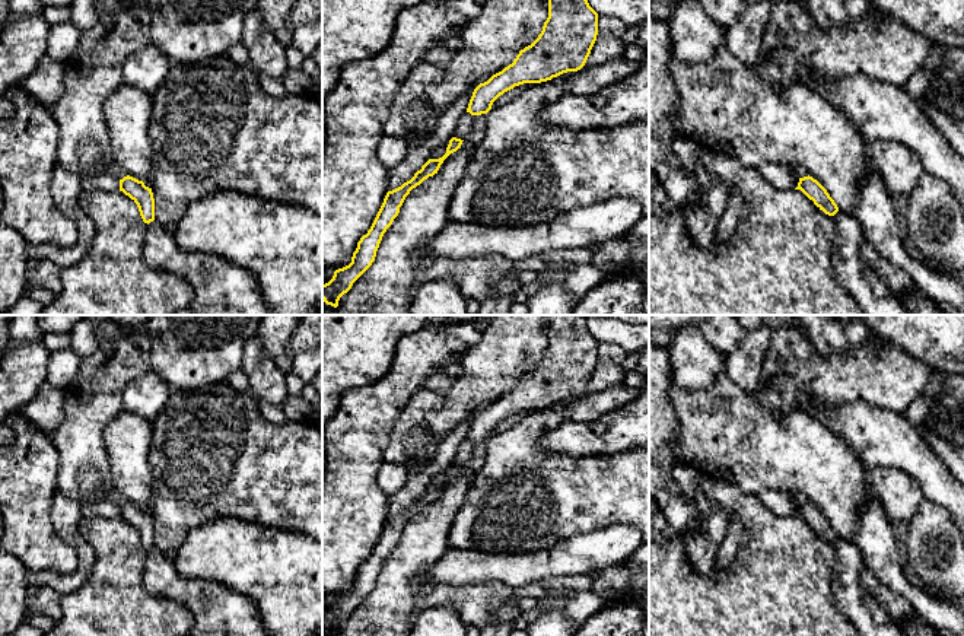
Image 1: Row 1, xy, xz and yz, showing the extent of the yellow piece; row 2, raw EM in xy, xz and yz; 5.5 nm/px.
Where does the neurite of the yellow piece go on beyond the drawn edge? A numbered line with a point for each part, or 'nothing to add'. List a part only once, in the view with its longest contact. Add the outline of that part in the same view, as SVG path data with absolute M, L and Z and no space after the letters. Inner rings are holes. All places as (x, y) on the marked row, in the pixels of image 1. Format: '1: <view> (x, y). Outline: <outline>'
nothing to add

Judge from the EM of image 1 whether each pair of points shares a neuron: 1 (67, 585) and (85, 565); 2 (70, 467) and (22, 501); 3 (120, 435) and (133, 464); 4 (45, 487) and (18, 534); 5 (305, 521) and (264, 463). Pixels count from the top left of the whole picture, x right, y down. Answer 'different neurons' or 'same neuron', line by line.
1: same neuron
2: different neurons
3: same neuron
4: same neuron
5: same neuron

